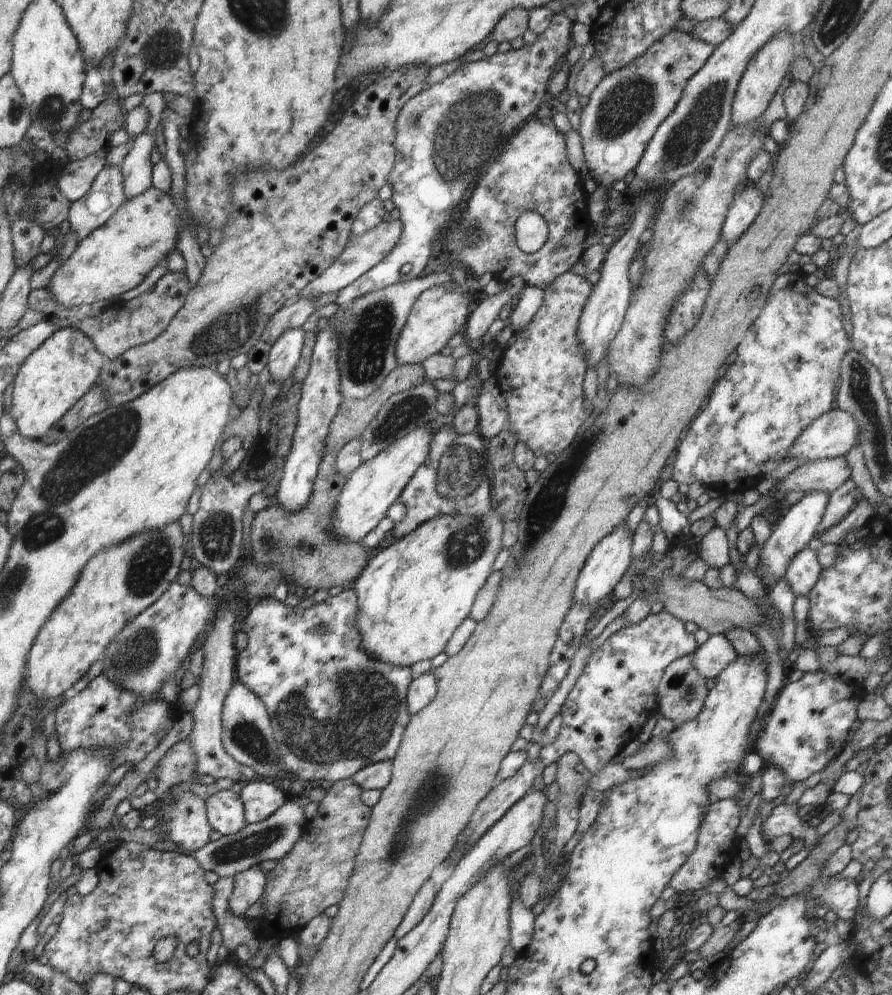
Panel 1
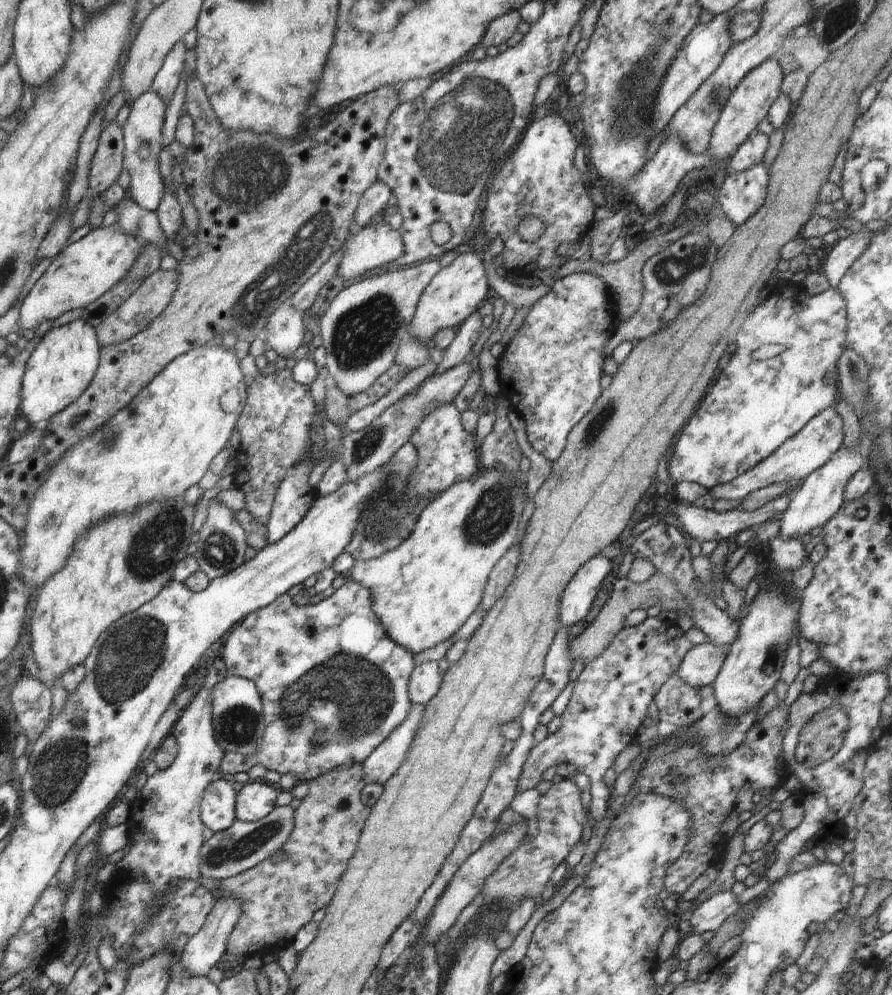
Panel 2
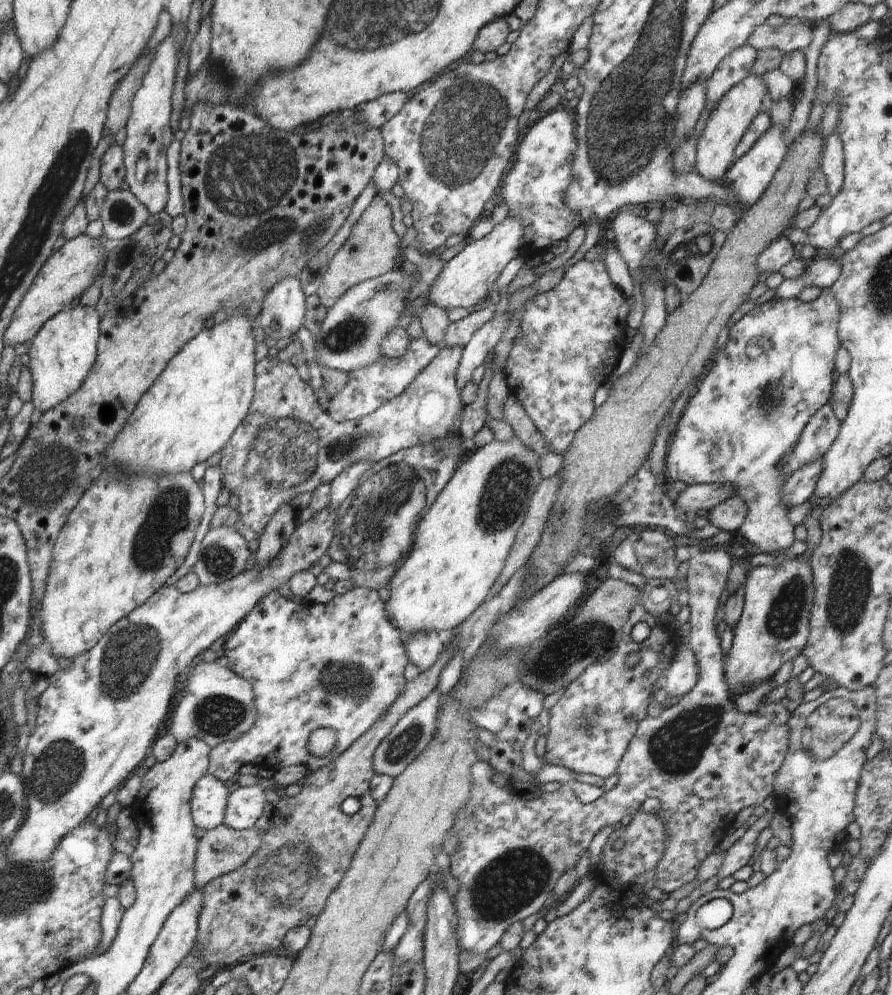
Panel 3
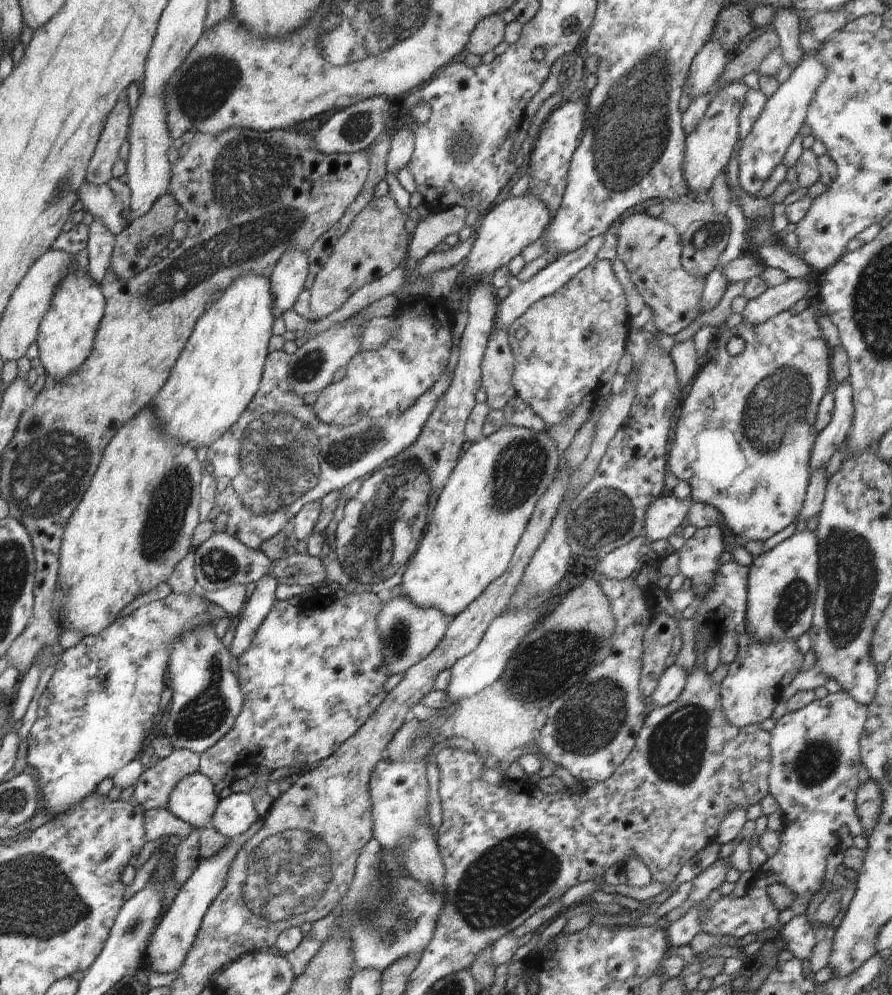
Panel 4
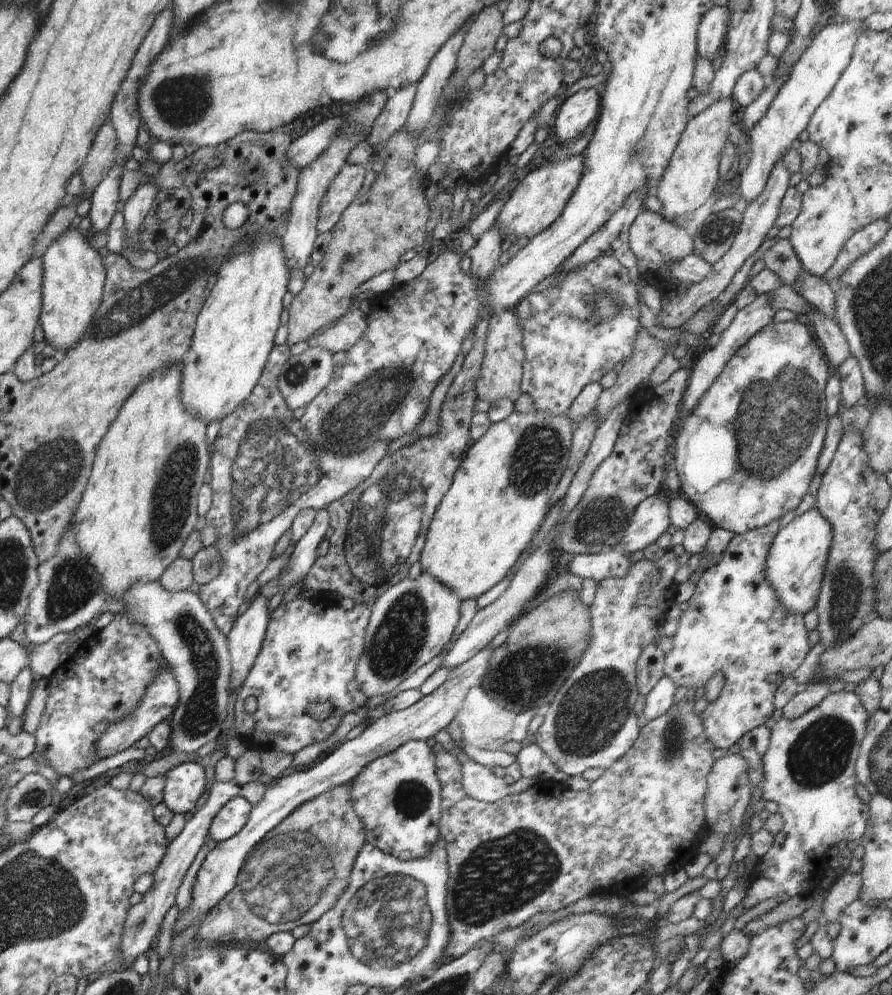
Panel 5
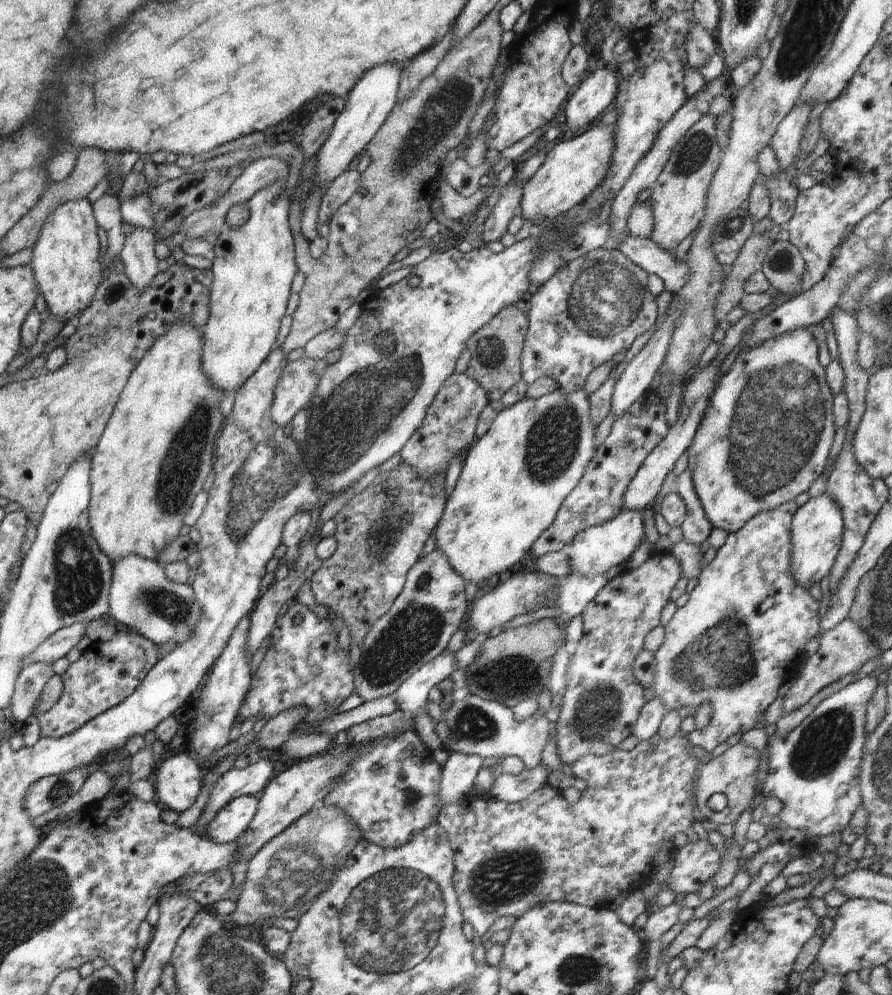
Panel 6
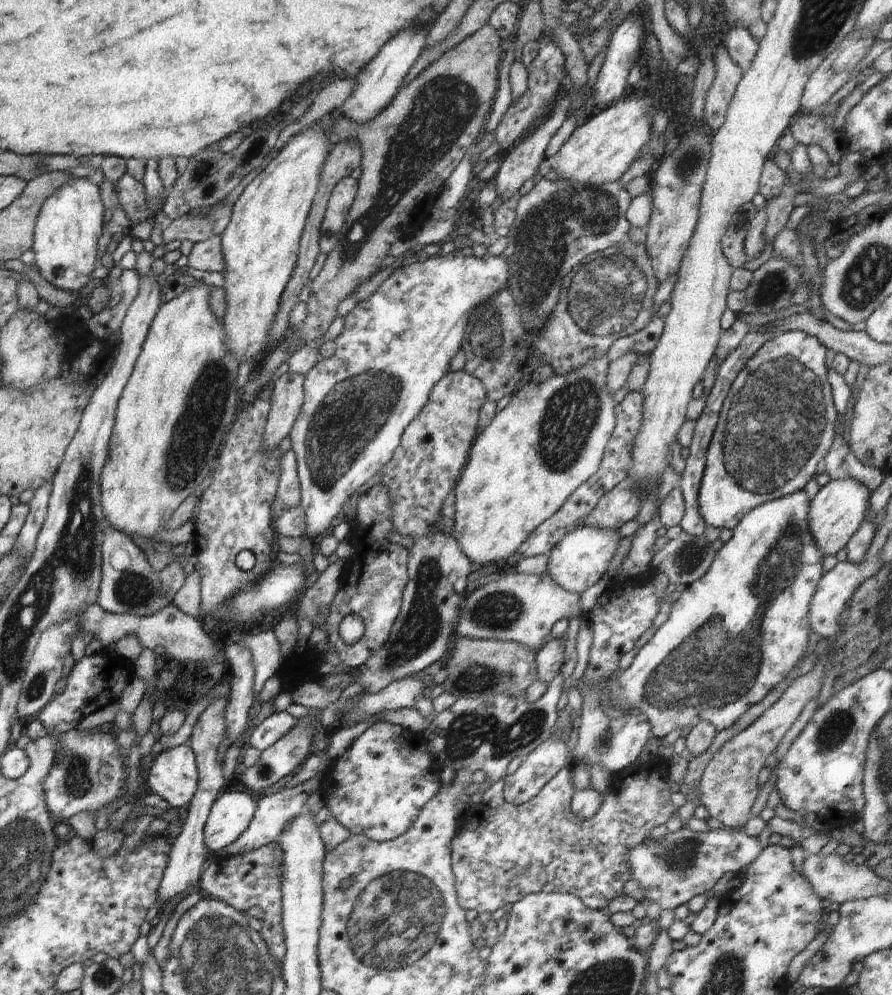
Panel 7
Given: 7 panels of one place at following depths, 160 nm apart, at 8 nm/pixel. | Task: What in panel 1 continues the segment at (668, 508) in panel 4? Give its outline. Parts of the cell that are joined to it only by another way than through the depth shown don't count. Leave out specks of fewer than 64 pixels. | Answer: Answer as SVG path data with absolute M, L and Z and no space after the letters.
M833 408L819 416L792 444L785 459L803 458L806 461L823 458L844 457L856 445L859 446L859 426L856 419L845 410Z

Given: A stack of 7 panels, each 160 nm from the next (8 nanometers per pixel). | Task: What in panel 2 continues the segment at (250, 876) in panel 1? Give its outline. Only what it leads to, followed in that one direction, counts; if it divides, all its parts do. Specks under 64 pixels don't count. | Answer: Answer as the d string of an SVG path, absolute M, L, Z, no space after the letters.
M224 895L215 901L211 913L205 918L204 926L190 938L184 947L181 963L190 976L207 976L213 966L223 965L224 955L227 953L228 937L240 917L241 902L234 895Z

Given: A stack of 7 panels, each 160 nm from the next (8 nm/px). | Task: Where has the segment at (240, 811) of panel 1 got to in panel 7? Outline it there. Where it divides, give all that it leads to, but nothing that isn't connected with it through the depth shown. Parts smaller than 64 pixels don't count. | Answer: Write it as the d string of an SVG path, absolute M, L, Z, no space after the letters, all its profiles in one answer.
M188 743L155 756L146 774L146 787L171 807L188 806L198 784L195 754Z

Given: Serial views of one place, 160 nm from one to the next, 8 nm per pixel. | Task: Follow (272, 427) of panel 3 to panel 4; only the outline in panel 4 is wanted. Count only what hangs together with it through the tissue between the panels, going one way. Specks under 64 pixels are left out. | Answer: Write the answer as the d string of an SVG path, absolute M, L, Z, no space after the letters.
M283 350L268 353L259 389L248 408L242 412L239 421L206 450L207 463L214 466L212 476L217 482L215 504L229 516L225 531L255 551L259 550L263 542L282 532L284 525L292 520L305 504L319 501L332 491L342 490L349 482L368 476L374 469L382 466L384 461L404 452L416 441L428 417L435 411L436 405L451 383L448 372L444 370L436 382L404 412L385 417L368 416L347 427L335 427L322 422L312 406L304 403L303 396L288 384L290 359L291 355Z

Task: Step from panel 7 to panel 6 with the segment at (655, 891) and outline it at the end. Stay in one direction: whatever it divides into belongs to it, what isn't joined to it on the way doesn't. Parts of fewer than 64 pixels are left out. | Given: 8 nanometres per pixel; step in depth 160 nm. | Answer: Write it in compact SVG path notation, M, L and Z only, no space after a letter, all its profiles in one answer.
M701 839L696 842L688 840L684 847L674 848L673 853L674 866L666 881L670 884L668 890L672 891L676 897L682 893L699 892L702 882L706 882L708 878L712 878L718 872L722 861L722 856L711 846L709 841Z

